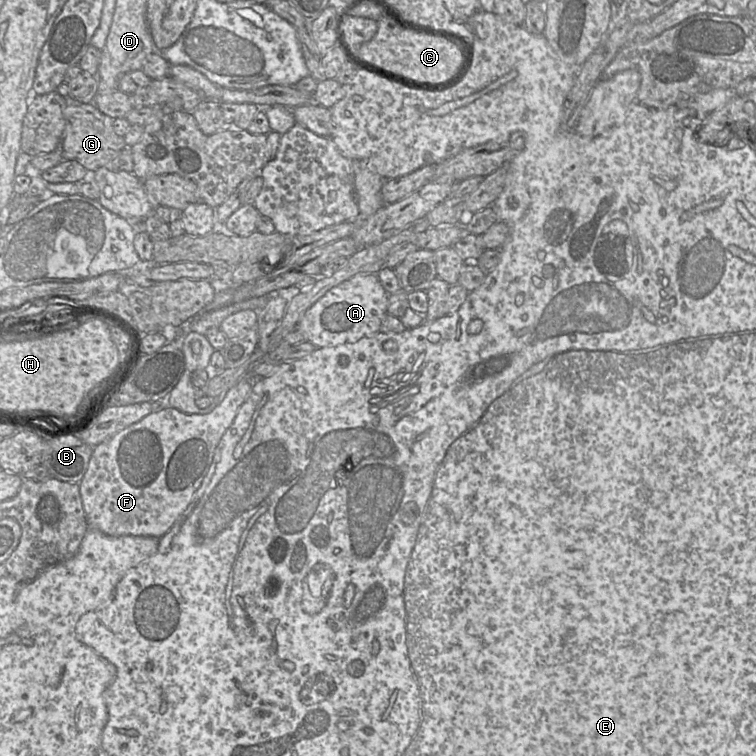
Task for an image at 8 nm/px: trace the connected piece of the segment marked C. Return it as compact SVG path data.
M384 9L377 21L377 32L368 42L363 43L357 52L350 52L359 61L396 73L418 82L438 83L448 79L460 66L462 52L453 42L437 36L408 30L399 25Z

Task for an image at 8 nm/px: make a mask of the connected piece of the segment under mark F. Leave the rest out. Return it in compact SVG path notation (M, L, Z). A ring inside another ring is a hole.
M241 379L216 408L204 415L186 414L172 407L157 409L95 446L87 471L79 483L89 527L109 536L150 536L159 539L167 533L190 504L209 470L217 445L252 389L249 380Z

